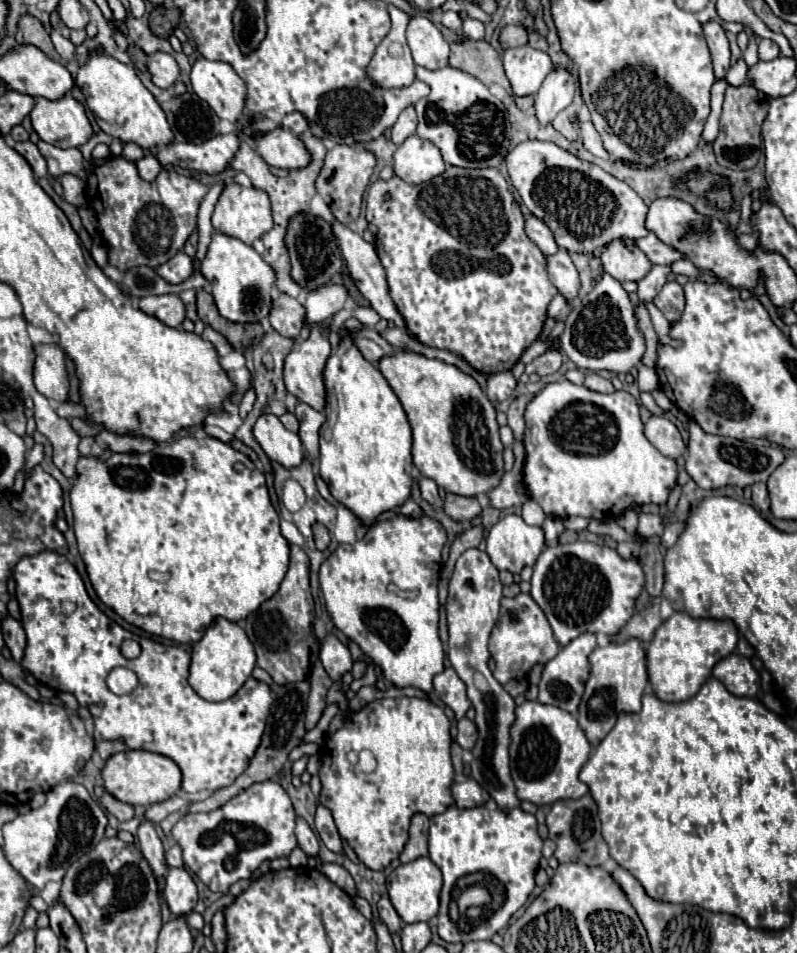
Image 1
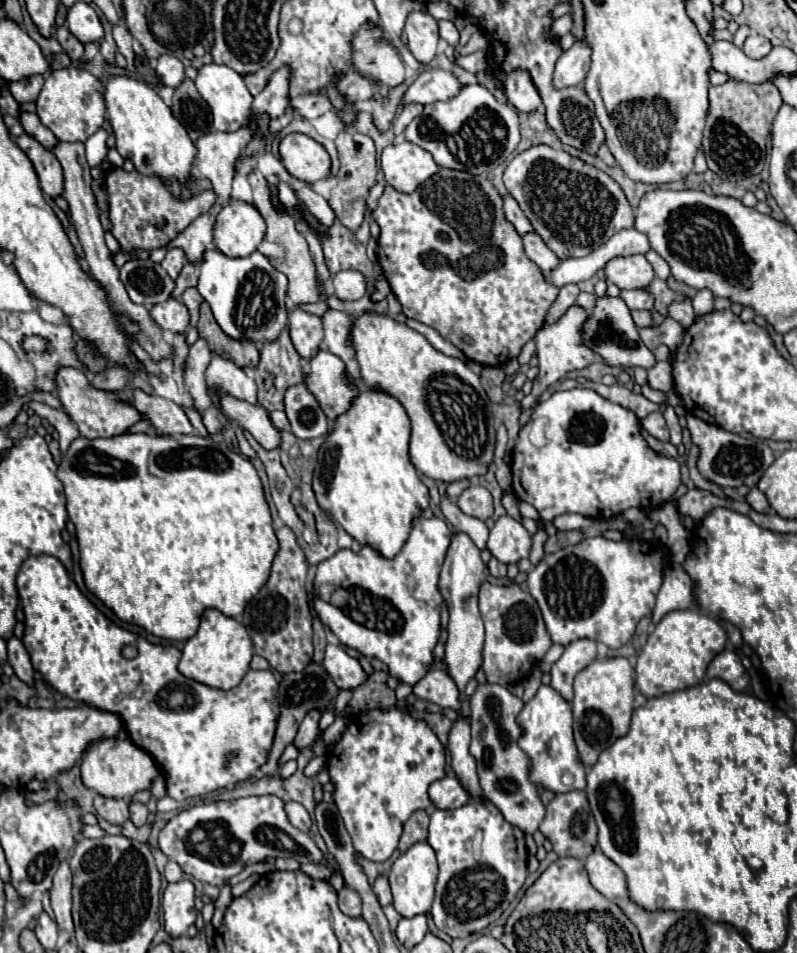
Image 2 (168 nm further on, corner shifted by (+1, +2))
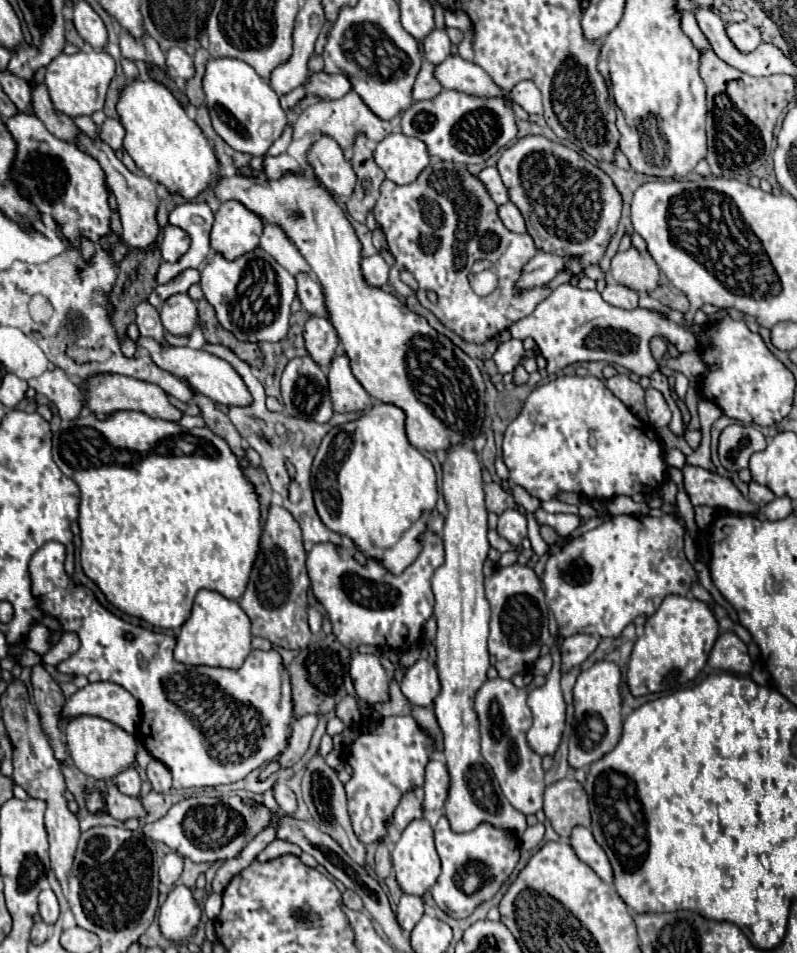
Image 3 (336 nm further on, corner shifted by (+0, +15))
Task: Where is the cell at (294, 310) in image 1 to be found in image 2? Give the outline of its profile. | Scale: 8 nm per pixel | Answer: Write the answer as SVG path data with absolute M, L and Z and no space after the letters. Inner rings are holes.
M295 307L293 311L289 311L289 331L297 353L309 361L309 357L317 353L323 341L321 319L317 315L305 313L303 309Z

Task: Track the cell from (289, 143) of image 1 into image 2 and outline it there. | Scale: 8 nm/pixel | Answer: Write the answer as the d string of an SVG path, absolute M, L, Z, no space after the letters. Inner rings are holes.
M301 133L287 135L279 145L279 153L285 169L299 181L317 183L329 177L331 171L329 153L321 143L307 135Z

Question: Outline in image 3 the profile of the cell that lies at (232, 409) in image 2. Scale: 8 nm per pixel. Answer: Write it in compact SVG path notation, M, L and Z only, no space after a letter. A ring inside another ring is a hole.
M140 338L138 344L144 346L150 352L152 360L162 370L166 370L166 372L170 372L178 378L184 378L194 390L212 398L214 402L224 404L224 406L250 406L252 404L252 394L250 394L248 386L244 384L244 380L238 376L238 372L234 372L234 368L226 360L222 360L214 354L208 354L204 350L192 350L188 346L168 346L168 348L164 348L150 338Z

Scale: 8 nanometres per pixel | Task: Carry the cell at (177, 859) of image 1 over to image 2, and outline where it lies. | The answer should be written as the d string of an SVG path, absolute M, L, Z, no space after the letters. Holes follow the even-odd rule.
M169 861L169 863L165 865L165 879L167 879L169 883L175 883L175 881L179 881L181 877L183 877L181 867L179 867L175 861Z

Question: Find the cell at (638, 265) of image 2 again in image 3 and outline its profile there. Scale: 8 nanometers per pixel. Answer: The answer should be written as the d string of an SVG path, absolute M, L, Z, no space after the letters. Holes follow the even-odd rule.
M634 246L612 258L610 272L618 284L634 288L636 292L652 292L658 286L660 276L654 258L646 250L640 252Z

